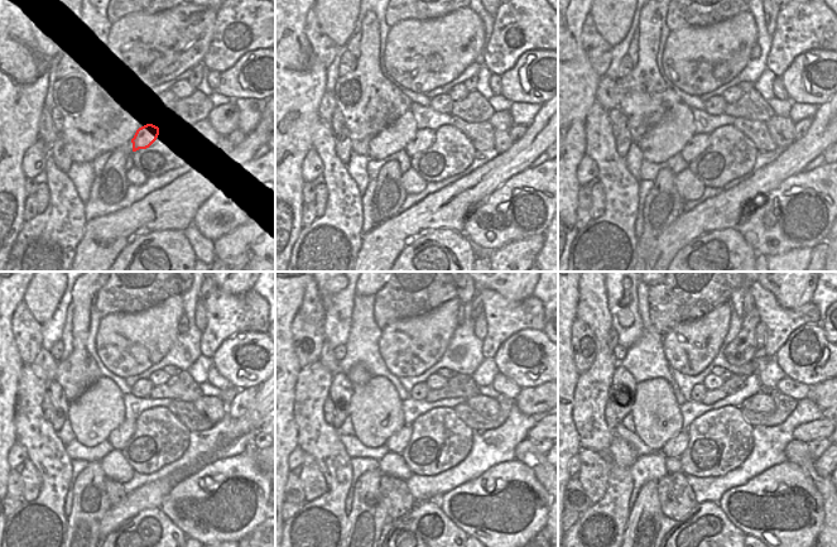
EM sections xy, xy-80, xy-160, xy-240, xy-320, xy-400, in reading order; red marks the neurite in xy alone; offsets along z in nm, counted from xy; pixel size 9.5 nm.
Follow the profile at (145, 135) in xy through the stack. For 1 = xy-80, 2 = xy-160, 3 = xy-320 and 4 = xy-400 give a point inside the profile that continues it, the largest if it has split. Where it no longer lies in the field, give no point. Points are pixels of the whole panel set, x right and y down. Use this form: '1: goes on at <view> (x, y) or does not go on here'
1: goes on at xy-80 (424, 138)
2: goes on at xy-160 (697, 144)
3: goes on at xy-320 (398, 441)
4: goes on at xy-400 (674, 447)

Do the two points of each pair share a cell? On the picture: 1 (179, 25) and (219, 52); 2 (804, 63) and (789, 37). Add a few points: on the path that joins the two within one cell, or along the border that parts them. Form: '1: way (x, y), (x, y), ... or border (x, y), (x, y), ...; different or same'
1: border (216, 17), (212, 41), (202, 63); different
2: border (823, 49), (807, 49), (799, 53), (780, 77); different

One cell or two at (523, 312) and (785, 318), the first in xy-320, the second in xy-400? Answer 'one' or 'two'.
one

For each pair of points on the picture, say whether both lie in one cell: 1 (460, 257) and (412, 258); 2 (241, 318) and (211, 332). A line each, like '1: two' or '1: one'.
1: one
2: one

